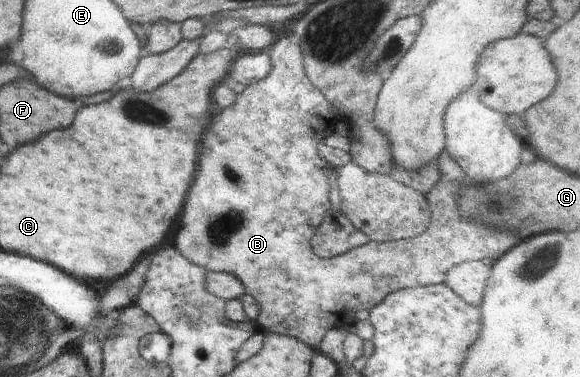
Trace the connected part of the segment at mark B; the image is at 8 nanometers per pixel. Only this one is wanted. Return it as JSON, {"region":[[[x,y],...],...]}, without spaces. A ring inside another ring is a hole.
{"region":[[[285,35],[270,47],[269,56],[271,69],[269,75],[263,77],[255,83],[245,86],[242,93],[237,94],[235,103],[229,107],[213,111],[210,119],[209,127],[205,129],[203,137],[201,137],[201,157],[199,157],[199,169],[197,169],[197,177],[189,189],[187,201],[185,201],[185,211],[183,211],[183,219],[181,219],[181,229],[177,233],[177,241],[175,247],[179,253],[183,253],[187,257],[189,263],[194,263],[204,270],[212,272],[225,272],[226,274],[234,275],[242,283],[244,293],[251,296],[260,305],[260,313],[257,315],[261,330],[274,332],[275,334],[285,334],[293,336],[308,346],[319,347],[321,339],[328,330],[335,327],[337,329],[347,329],[356,322],[355,313],[360,309],[369,311],[374,305],[377,305],[384,297],[387,297],[392,291],[397,291],[403,288],[414,288],[421,286],[428,286],[431,284],[443,284],[446,280],[446,275],[453,266],[462,264],[463,262],[485,261],[485,259],[493,259],[497,261],[501,256],[504,256],[515,244],[514,238],[507,232],[498,231],[488,226],[480,226],[479,224],[470,224],[462,219],[458,212],[457,197],[459,195],[459,188],[466,181],[466,173],[461,166],[458,166],[449,155],[446,149],[443,149],[439,155],[438,168],[440,169],[440,182],[426,193],[426,200],[432,203],[433,219],[430,221],[429,227],[418,236],[406,239],[395,240],[390,242],[367,242],[365,245],[359,245],[355,249],[350,249],[347,253],[335,255],[335,257],[317,257],[311,251],[311,237],[319,225],[319,221],[323,221],[326,213],[331,210],[331,202],[329,202],[329,177],[333,175],[334,169],[329,162],[322,159],[317,154],[315,143],[322,141],[323,137],[330,135],[333,131],[327,131],[329,125],[333,125],[336,120],[329,111],[330,103],[325,99],[325,96],[308,80],[303,69],[301,47],[299,47],[299,37]]]}

